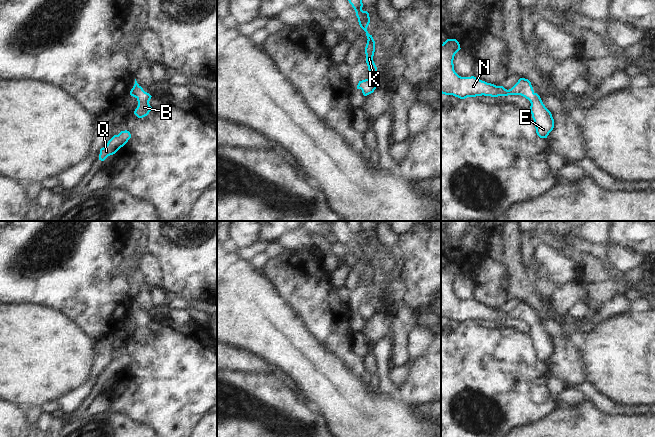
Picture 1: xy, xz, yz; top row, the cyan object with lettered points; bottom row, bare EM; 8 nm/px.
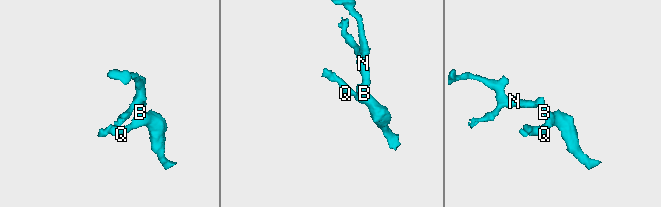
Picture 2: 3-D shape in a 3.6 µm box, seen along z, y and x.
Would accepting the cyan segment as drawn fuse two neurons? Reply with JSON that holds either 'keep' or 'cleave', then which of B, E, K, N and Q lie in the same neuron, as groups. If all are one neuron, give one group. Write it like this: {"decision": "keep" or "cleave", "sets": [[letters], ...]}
{"decision": "keep", "sets": [["B", "E", "K", "N", "Q"]]}

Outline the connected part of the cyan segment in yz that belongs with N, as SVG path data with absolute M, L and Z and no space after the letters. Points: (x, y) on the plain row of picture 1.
M447 263L441 268L441 317L453 319L460 323L476 320L521 319L531 327L530 336L534 344L536 357L540 362L547 362L554 352L551 336L545 331L540 320L534 316L528 303L520 302L509 314L482 305L474 300L461 301L454 294L454 280L460 274L456 263Z

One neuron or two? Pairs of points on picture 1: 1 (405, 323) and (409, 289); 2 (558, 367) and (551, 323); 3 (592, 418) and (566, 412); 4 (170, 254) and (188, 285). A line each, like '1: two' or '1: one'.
1: two
2: one
3: one
4: one

